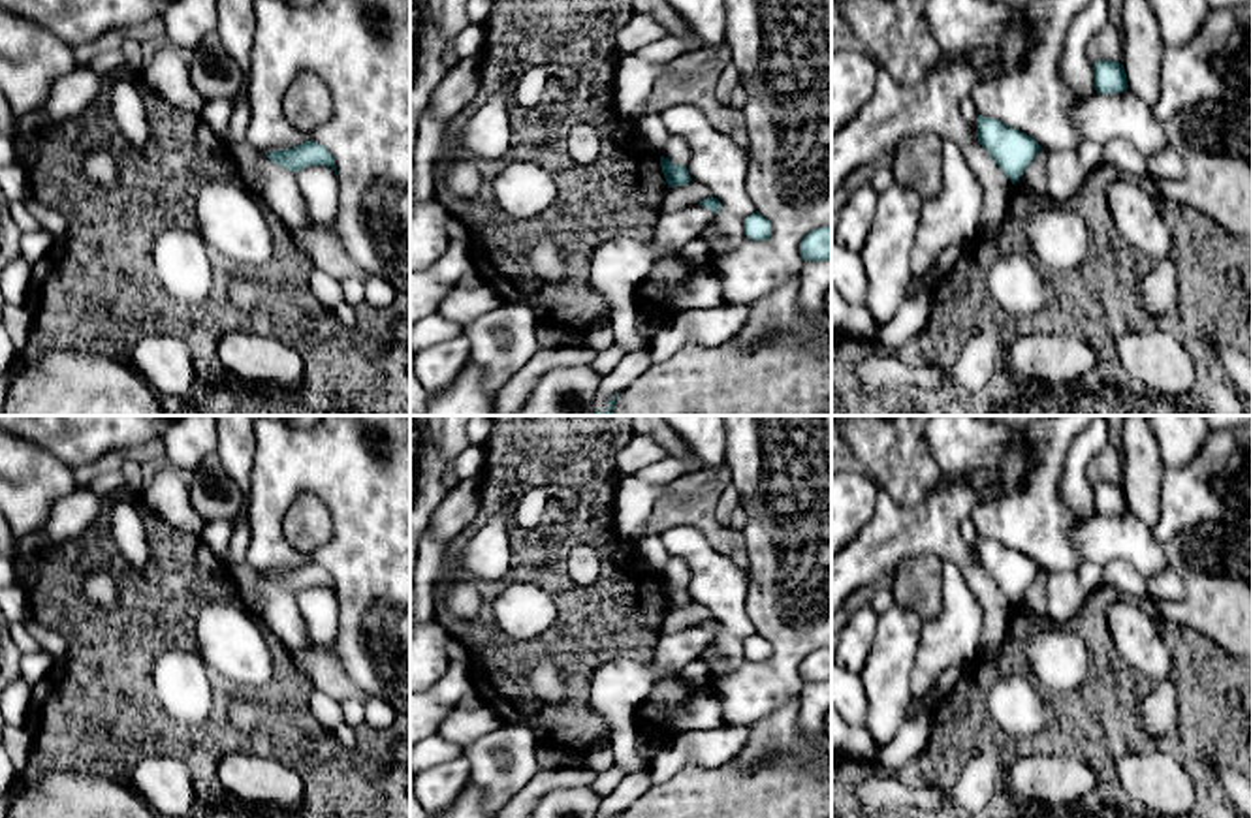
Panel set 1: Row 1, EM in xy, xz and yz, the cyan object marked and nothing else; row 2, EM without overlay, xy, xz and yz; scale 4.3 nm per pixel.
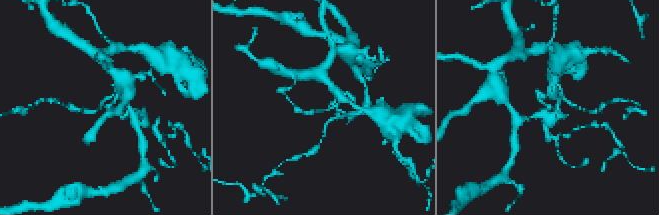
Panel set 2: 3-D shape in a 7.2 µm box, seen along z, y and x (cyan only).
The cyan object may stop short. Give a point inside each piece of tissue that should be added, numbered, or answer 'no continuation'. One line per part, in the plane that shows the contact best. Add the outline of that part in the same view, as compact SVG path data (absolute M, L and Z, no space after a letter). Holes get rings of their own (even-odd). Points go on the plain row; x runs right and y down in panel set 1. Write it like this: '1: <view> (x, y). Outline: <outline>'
no continuation

